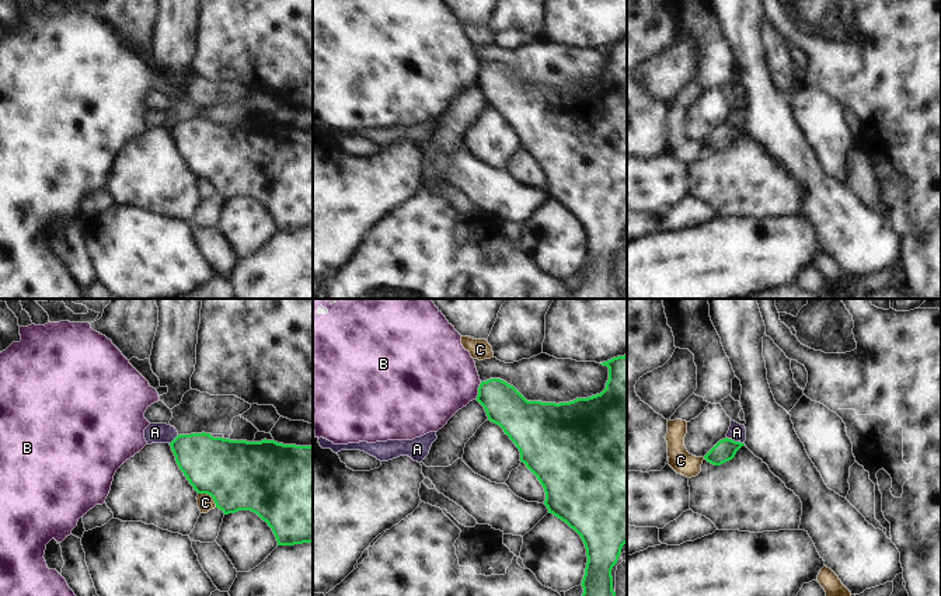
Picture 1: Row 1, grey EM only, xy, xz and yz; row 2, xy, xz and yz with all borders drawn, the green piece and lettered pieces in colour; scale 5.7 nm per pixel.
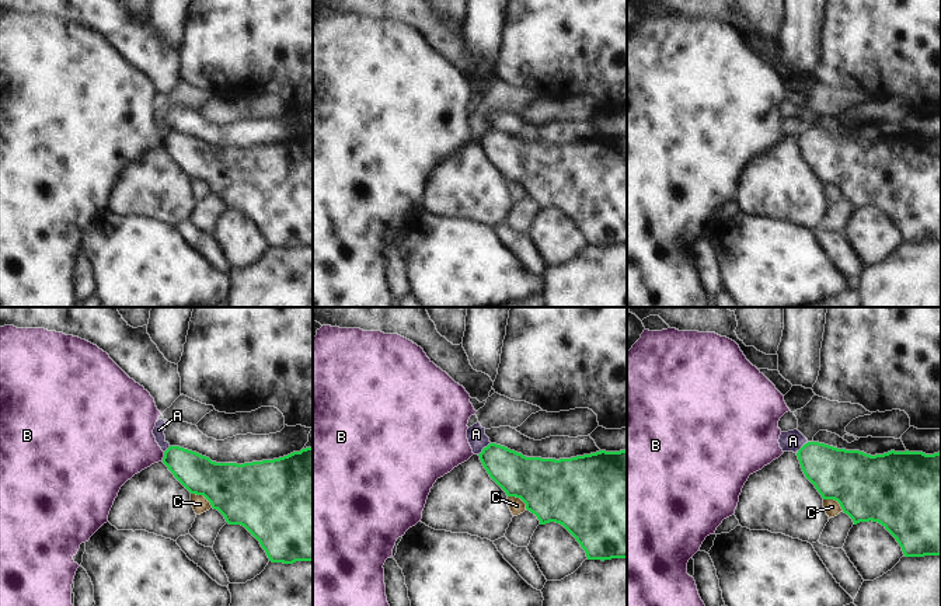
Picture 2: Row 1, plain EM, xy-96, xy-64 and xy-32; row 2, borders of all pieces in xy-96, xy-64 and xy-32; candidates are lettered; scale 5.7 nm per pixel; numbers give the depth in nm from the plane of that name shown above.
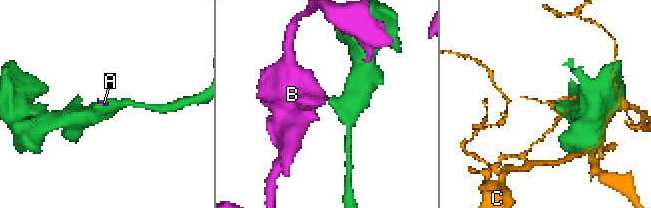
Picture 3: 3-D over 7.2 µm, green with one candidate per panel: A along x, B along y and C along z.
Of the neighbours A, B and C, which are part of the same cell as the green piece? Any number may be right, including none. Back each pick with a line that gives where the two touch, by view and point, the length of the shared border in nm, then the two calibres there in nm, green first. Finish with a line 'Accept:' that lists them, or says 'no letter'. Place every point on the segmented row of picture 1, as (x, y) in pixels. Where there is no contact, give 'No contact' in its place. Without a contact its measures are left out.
Accept: no letter.

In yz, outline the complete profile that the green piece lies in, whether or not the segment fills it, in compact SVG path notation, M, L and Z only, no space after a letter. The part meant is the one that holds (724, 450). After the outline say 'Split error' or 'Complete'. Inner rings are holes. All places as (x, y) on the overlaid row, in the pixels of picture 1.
M722 439L719 440L705 456L704 459L714 464L721 466L729 460L732 460L736 454L736 452L745 446L745 443L735 442L732 439Z. Complete.

